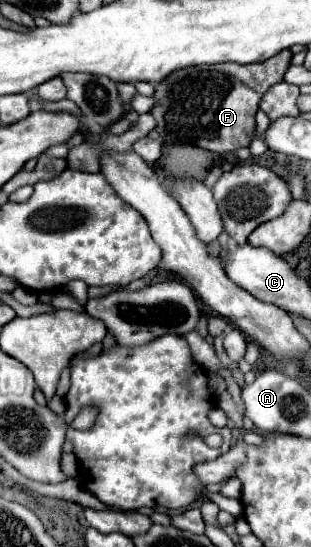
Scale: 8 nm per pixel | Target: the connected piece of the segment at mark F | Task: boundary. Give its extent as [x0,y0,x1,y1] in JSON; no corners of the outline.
[151,49,293,155]

